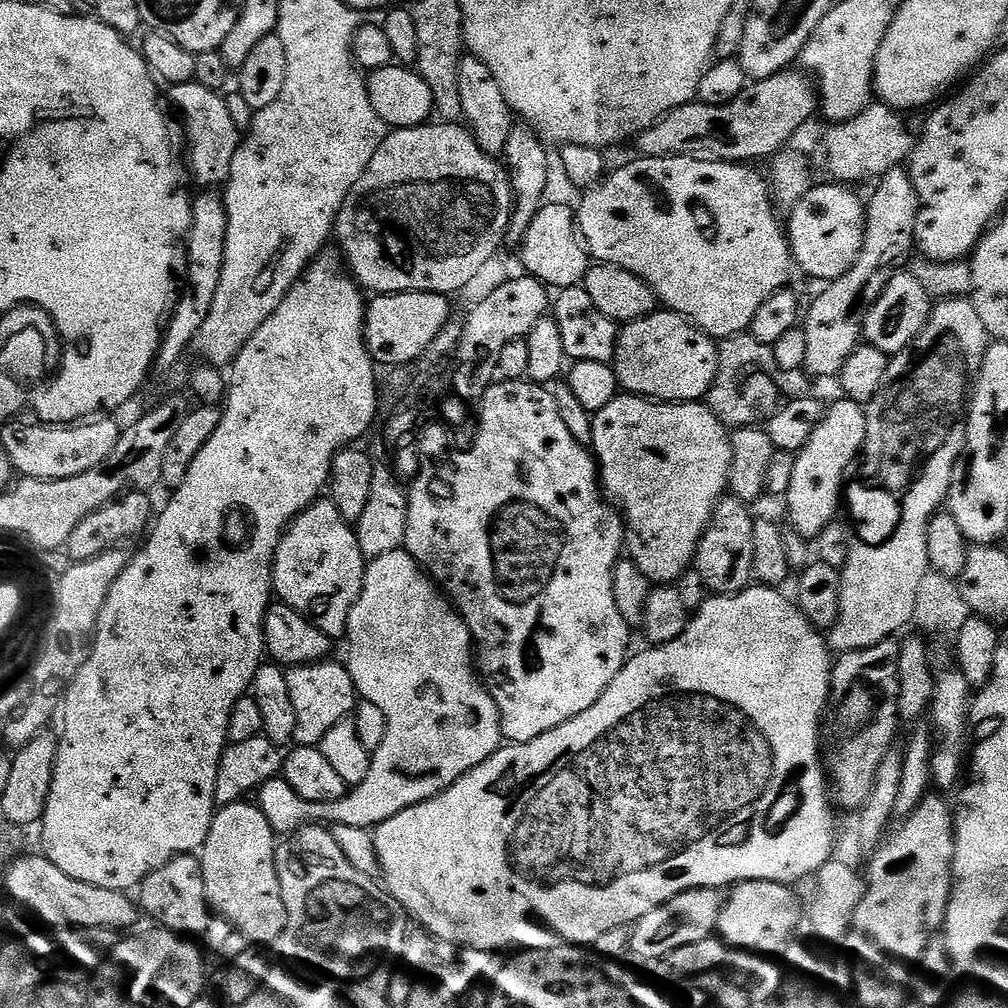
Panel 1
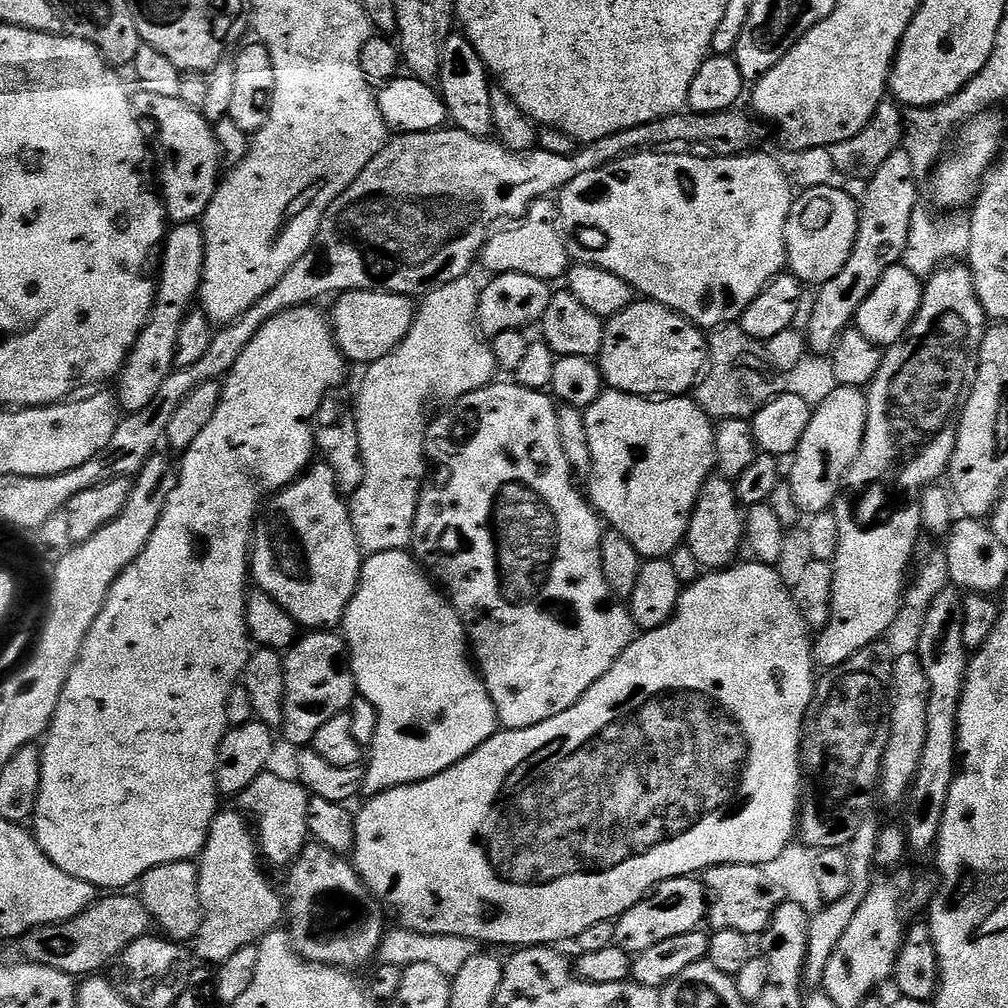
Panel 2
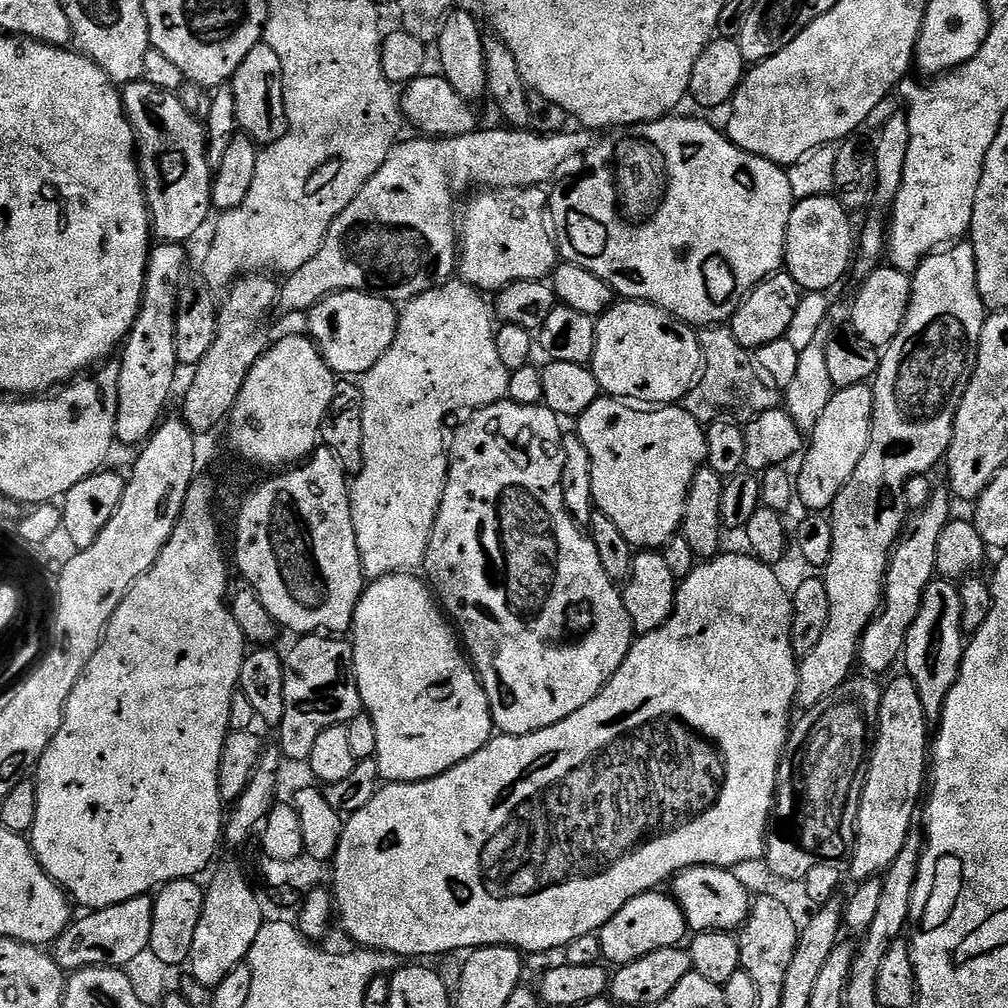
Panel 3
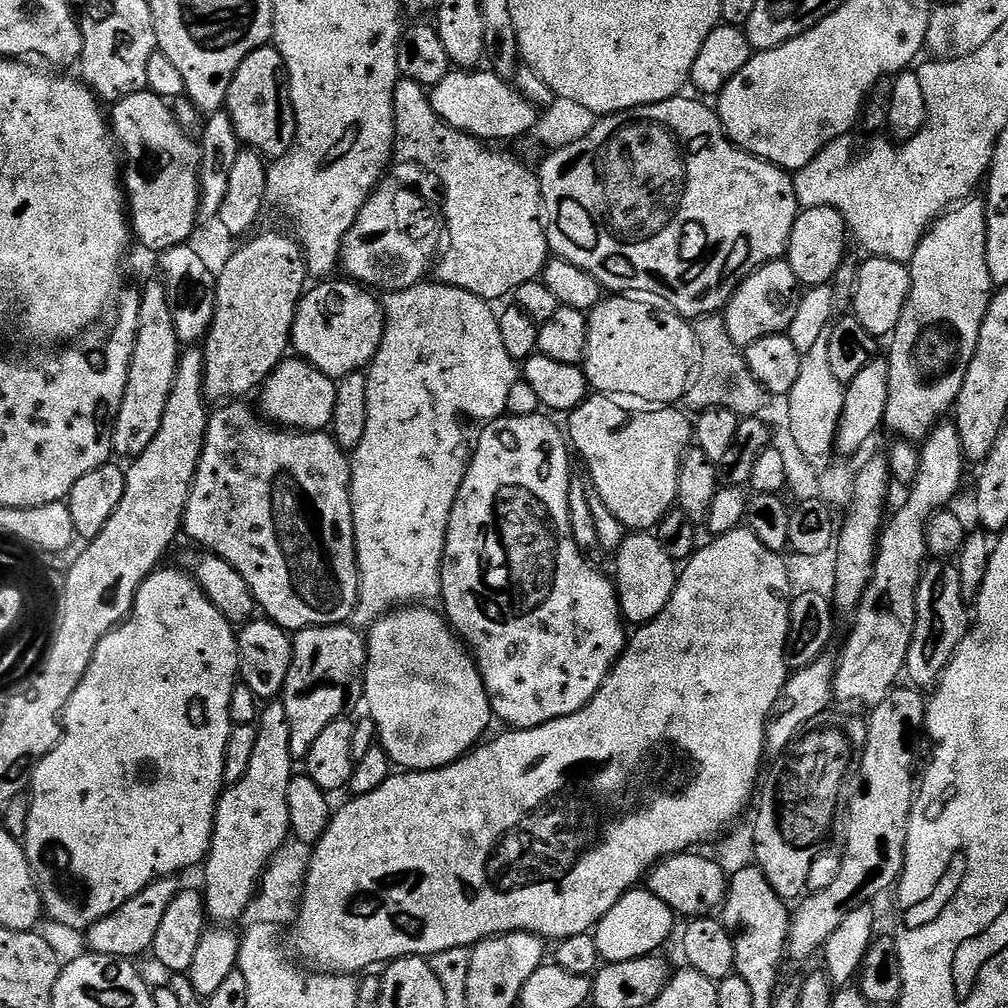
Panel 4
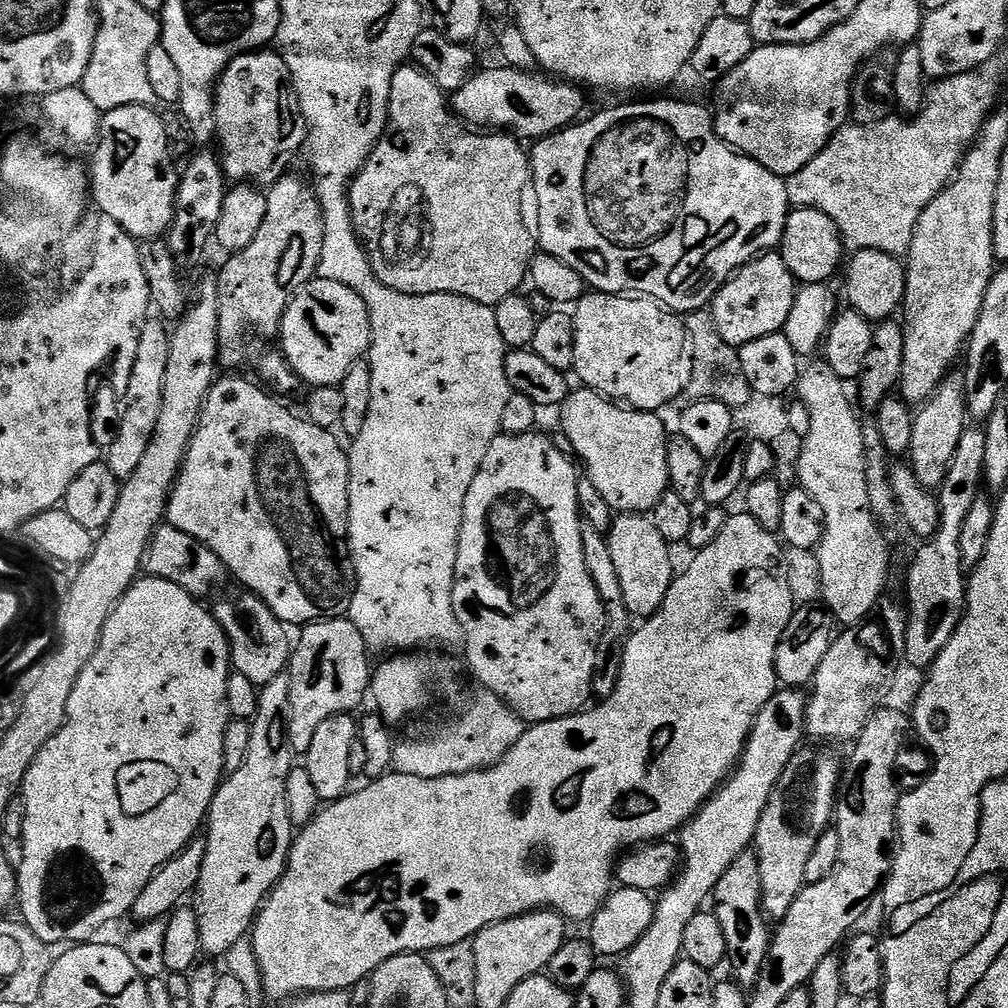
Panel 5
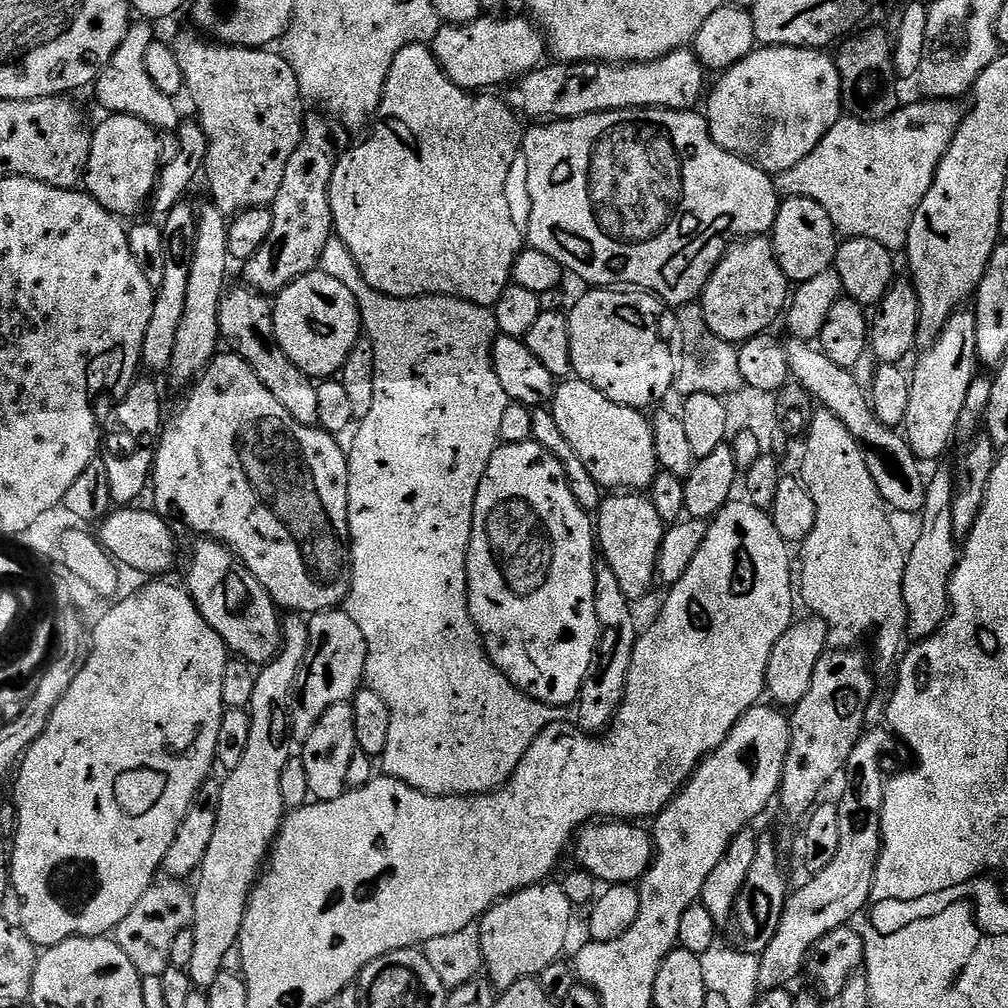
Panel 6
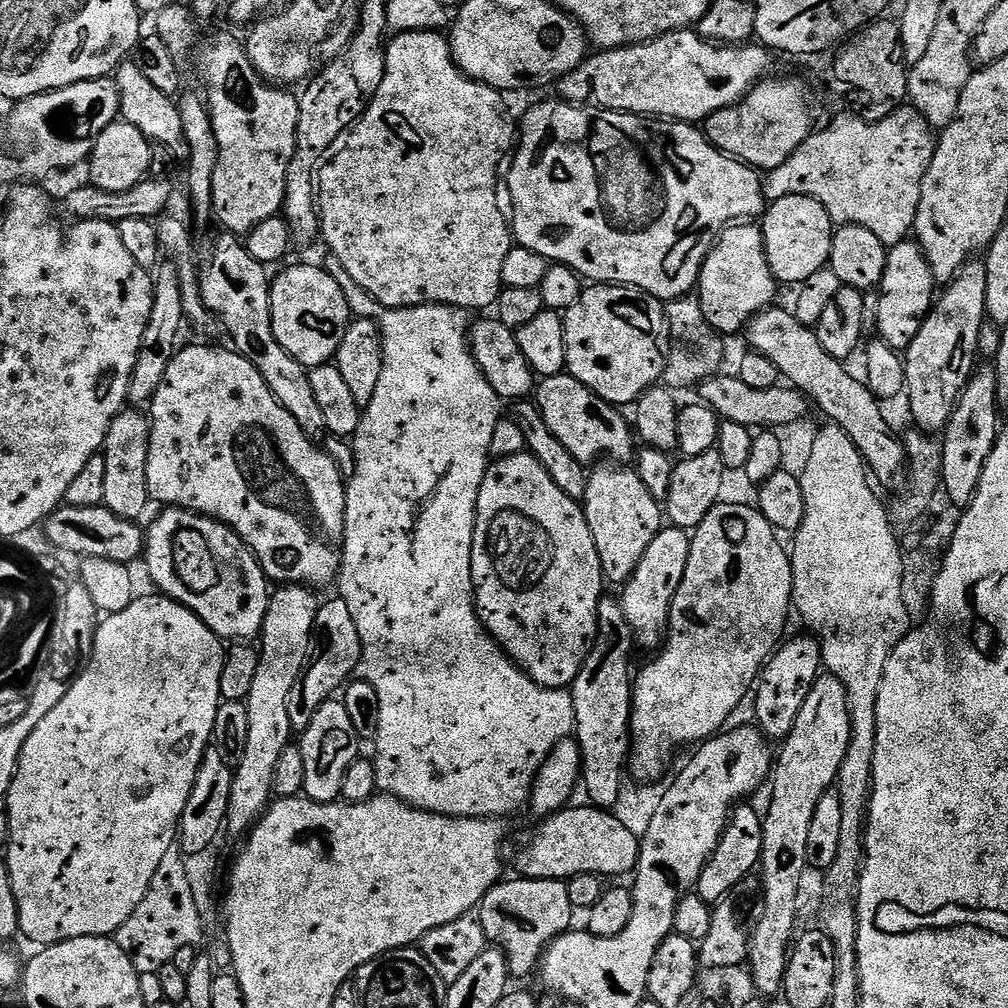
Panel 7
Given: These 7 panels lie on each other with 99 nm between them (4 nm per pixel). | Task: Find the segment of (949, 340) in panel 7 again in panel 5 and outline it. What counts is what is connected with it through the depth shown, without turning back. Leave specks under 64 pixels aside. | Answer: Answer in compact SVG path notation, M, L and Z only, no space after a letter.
M960 374L948 375L933 396L919 405L912 418L910 446L906 456L913 474L924 488L939 489L940 483L946 478L946 470L950 470L950 458L954 458L954 449L968 419L968 405L964 403L964 378Z

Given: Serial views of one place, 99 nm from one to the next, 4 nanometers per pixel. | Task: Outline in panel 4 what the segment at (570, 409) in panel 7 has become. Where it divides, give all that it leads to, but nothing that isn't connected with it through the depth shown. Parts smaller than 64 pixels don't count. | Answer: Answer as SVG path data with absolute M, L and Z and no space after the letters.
M592 394L587 400L584 400L572 412L567 413L566 420L568 420L568 432L566 428L566 436L570 441L571 447L578 455L584 459L584 464L588 467L588 476L592 479L592 484L596 487L599 503L606 506L606 510L610 510L610 514L621 526L628 530L652 530L659 525L660 521L673 511L676 504L676 494L678 490L678 474L680 473L680 464L684 460L685 452L689 451L690 445L694 440L694 424L691 419L683 411L677 410L672 406L660 406L655 410L644 410L648 412L632 412L629 416L624 416L624 412L620 408L616 408L617 401L607 394Z

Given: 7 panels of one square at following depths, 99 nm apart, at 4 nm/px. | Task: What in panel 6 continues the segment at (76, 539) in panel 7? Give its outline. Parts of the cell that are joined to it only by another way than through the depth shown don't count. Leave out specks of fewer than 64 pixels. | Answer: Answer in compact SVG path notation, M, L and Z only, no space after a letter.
M120 506L99 521L98 539L121 569L141 572L144 578L160 578L176 564L176 540L168 529L169 521L155 510L141 506Z

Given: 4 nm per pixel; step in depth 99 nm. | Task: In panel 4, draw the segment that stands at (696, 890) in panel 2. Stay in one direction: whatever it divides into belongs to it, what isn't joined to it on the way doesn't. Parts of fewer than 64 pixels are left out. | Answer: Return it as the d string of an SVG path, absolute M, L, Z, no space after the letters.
M633 890L625 892L624 896L610 906L610 910L596 924L594 939L596 954L601 961L630 962L634 958L650 956L661 951L660 947L672 936L672 927L677 917L666 902L647 890Z

